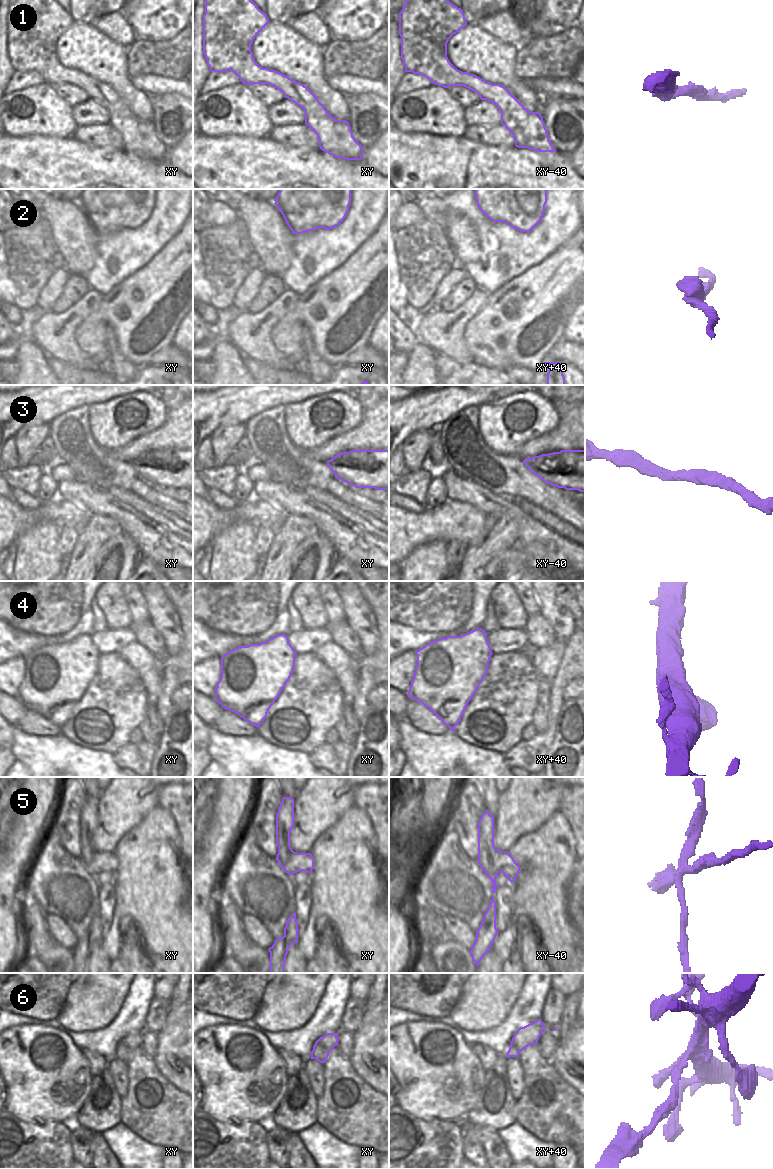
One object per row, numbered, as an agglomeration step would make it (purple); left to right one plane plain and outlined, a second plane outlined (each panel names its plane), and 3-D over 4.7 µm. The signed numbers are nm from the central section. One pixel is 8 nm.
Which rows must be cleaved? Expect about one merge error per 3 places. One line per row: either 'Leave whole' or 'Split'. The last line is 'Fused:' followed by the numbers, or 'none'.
1: Leave whole
2: Leave whole
3: Leave whole
4: Leave whole
5: Split
6: Split
Fused: 5, 6

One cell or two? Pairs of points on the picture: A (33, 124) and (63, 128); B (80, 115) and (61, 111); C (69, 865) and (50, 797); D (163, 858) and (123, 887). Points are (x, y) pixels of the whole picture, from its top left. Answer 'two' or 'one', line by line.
A: one
B: two
C: two
D: one

